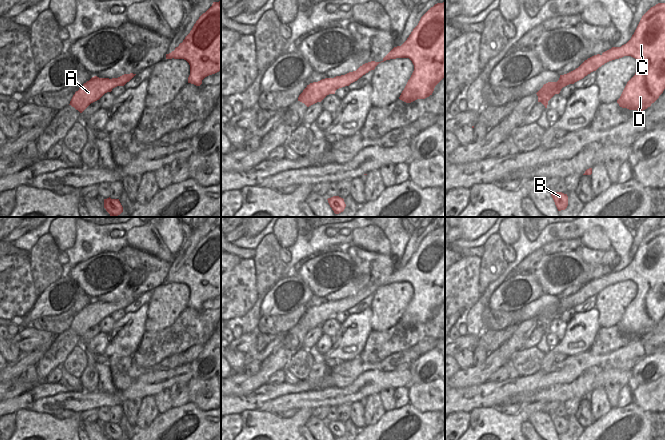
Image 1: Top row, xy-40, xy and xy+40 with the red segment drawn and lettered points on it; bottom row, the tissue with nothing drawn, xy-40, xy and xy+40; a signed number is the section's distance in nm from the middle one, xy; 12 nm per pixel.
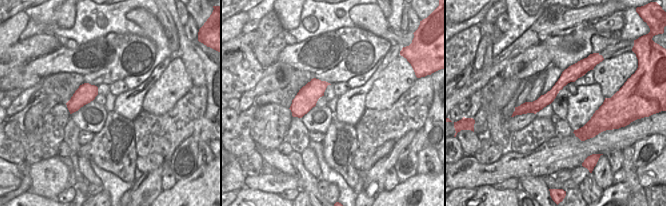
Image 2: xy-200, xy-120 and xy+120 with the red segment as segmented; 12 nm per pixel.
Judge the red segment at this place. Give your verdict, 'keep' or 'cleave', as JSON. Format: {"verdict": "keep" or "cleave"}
{"verdict": "cleave"}

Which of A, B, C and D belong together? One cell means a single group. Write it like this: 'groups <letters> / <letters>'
groups A / B C D

